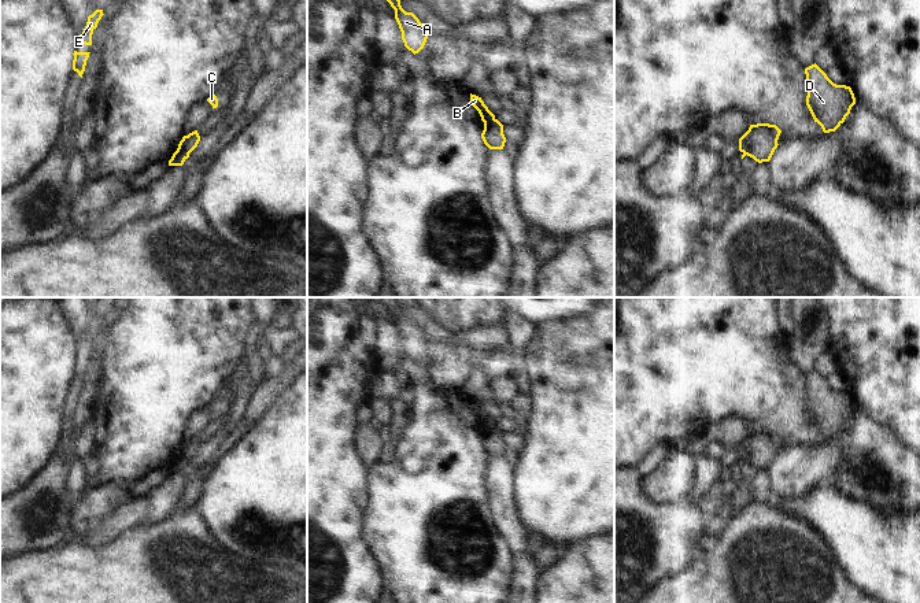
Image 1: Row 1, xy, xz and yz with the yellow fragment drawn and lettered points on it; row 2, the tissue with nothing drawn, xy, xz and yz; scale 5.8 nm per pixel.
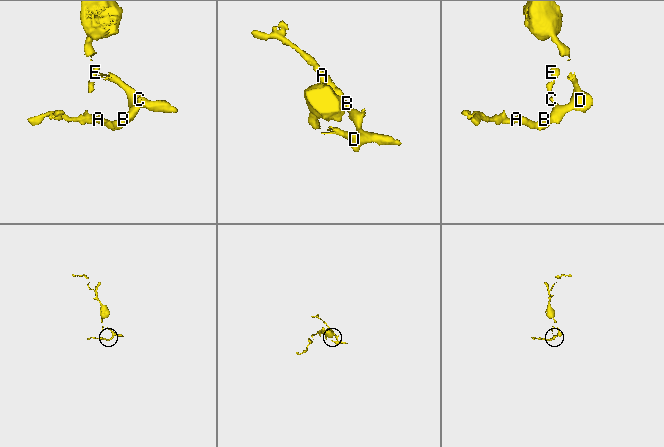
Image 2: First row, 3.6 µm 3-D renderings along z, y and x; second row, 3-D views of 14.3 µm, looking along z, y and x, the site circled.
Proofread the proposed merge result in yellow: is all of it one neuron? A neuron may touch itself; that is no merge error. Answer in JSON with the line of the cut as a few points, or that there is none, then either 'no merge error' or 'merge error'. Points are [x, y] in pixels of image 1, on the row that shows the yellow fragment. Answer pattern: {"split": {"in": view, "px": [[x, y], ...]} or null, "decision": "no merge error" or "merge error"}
{"split": {"in": "xz", "px": [[495, 119], [484, 125]]}, "decision": "merge error"}

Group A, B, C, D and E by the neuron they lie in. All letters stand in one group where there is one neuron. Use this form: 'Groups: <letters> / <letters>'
Groups: A B / C D E.

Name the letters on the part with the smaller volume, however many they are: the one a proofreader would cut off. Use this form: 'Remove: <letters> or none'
Remove: A, B

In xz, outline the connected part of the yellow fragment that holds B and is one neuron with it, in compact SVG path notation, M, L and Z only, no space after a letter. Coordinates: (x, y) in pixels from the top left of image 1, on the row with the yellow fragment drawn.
M470 93L470 101L473 107L479 111L484 125L492 123L495 121L495 115L488 110L481 97Z

